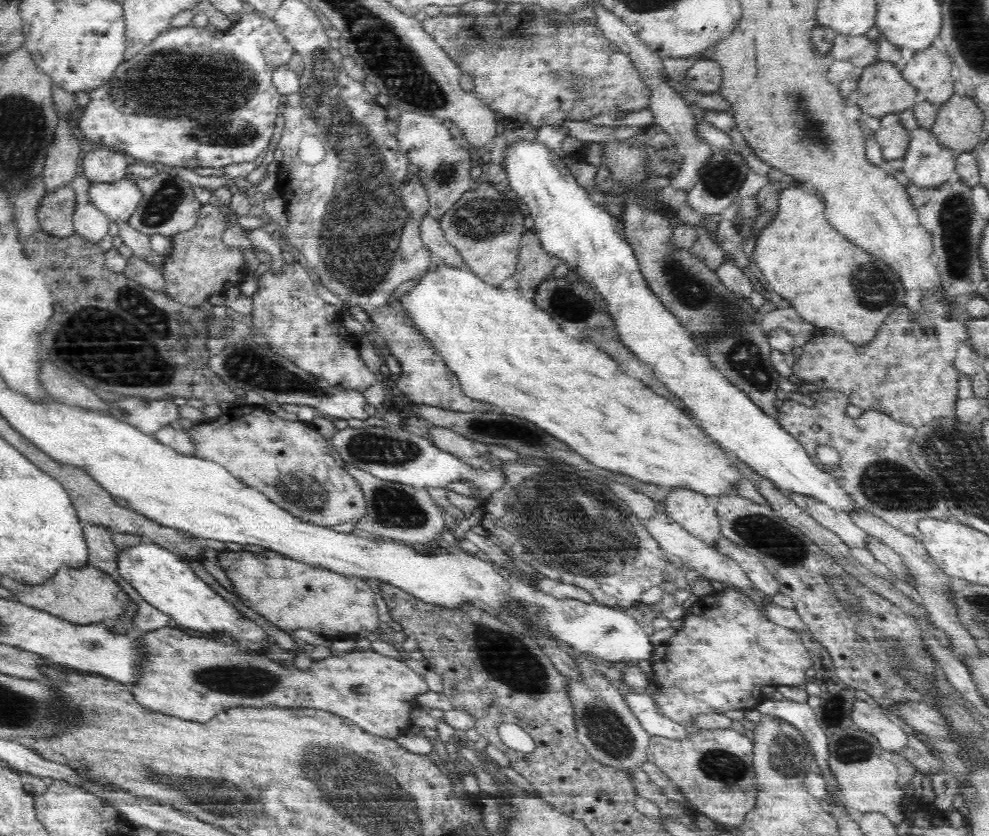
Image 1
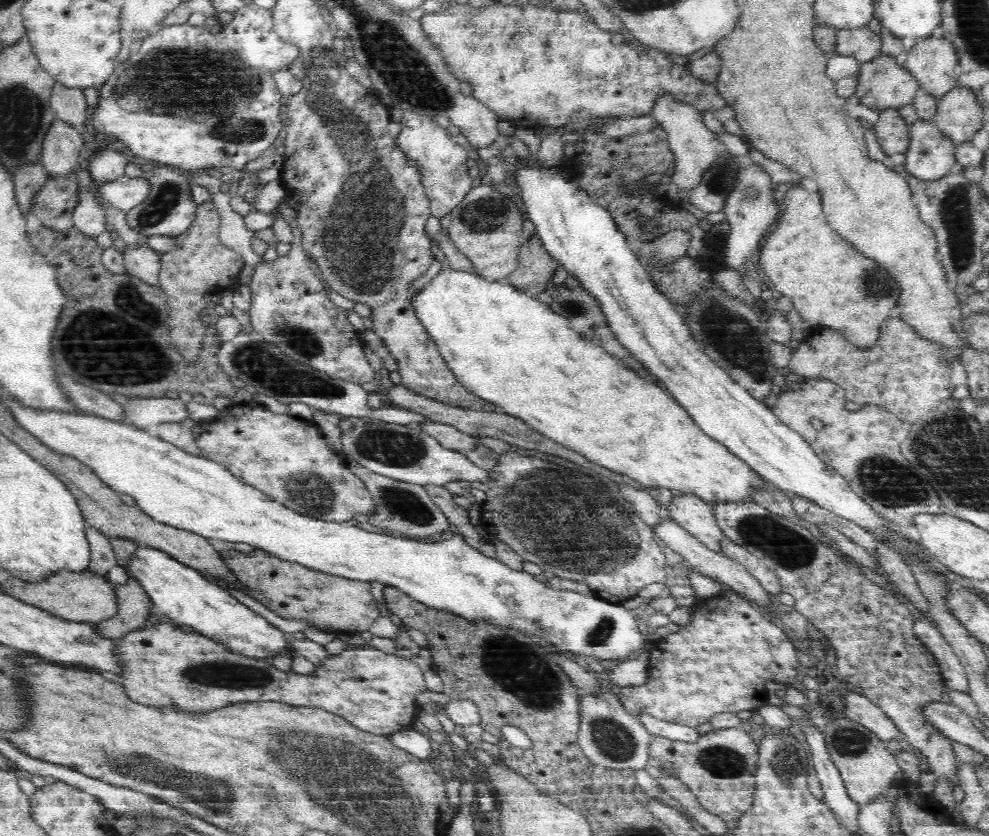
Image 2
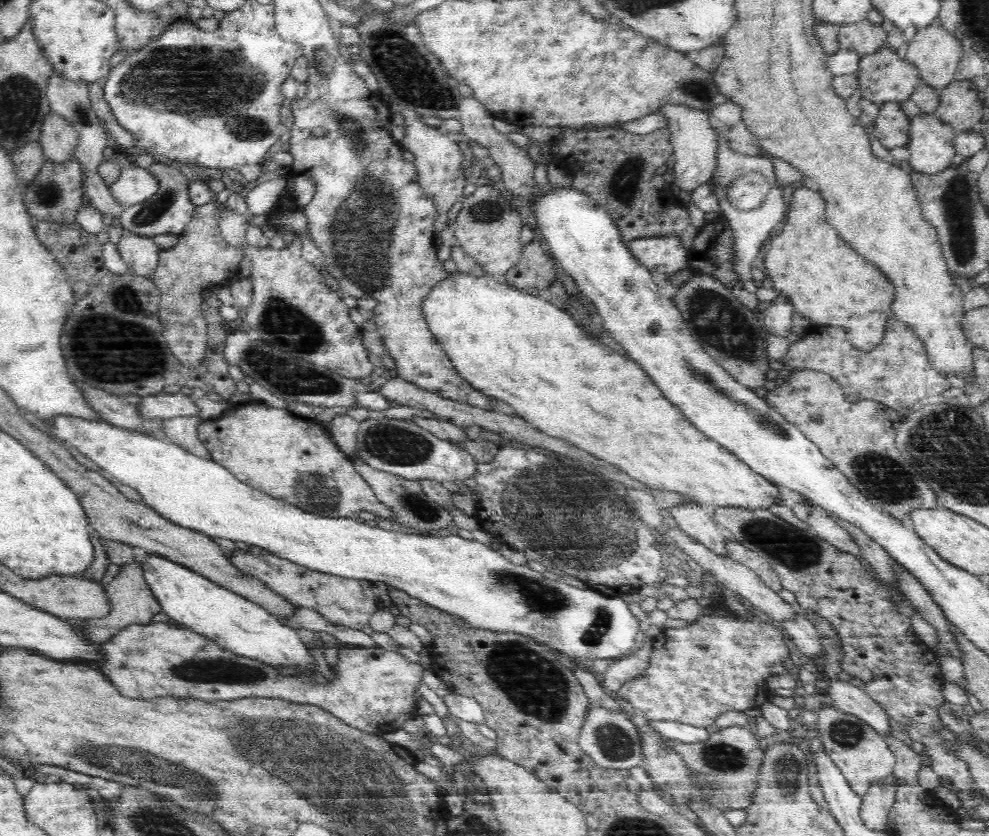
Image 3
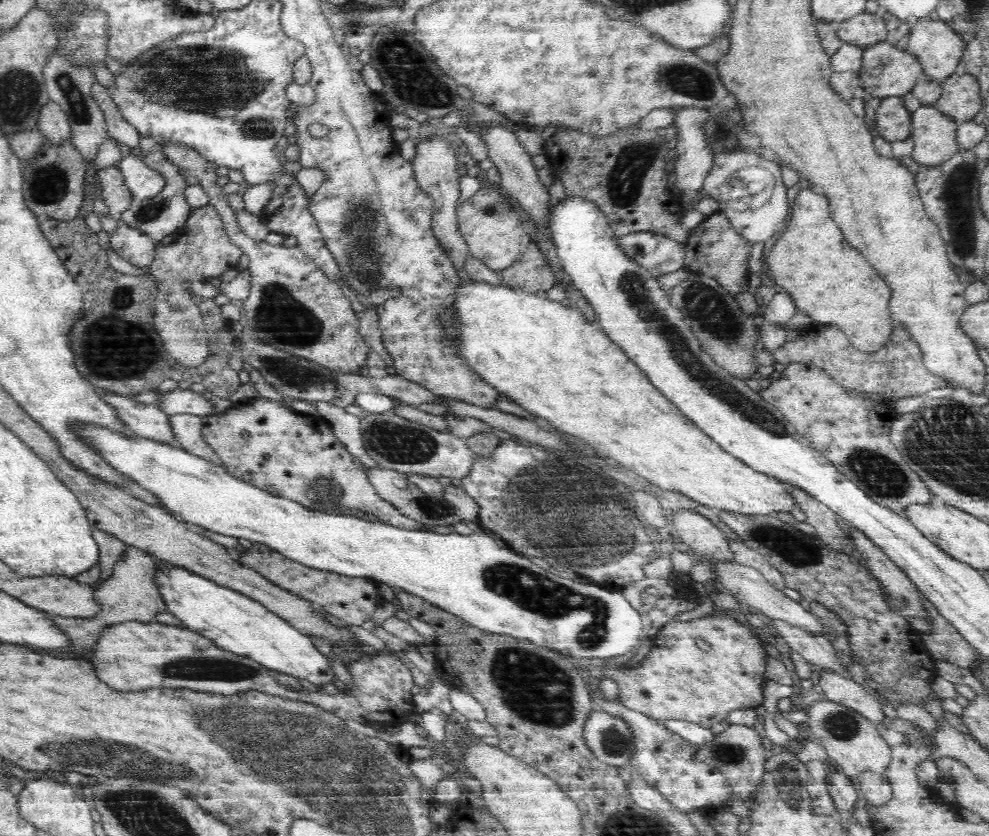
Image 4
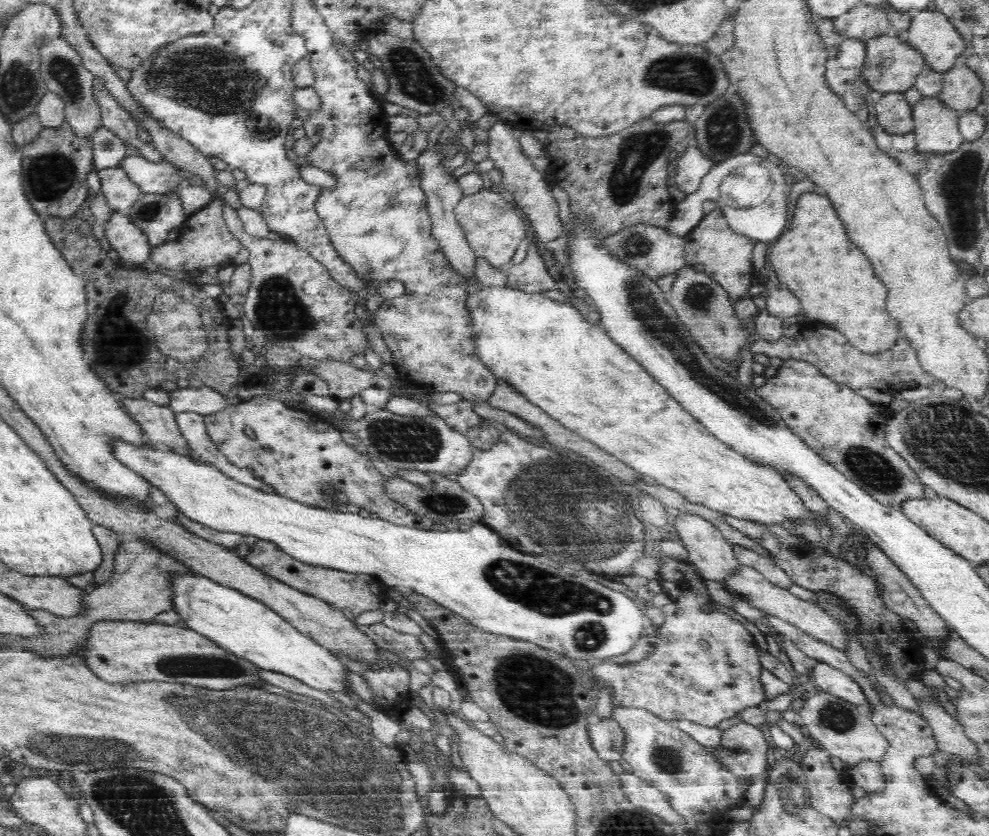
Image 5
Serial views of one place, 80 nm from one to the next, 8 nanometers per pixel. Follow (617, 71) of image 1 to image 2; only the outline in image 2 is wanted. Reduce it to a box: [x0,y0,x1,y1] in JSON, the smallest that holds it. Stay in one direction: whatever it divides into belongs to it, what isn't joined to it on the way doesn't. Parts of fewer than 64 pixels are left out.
[420,6,727,129]

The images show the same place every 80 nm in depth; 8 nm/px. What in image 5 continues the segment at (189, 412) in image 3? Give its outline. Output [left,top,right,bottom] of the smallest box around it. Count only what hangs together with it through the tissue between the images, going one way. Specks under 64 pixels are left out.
[167,386,228,415]

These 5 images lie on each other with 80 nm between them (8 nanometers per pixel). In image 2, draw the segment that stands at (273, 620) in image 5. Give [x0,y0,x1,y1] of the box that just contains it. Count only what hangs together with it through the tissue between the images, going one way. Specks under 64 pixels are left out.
[123,546,294,659]

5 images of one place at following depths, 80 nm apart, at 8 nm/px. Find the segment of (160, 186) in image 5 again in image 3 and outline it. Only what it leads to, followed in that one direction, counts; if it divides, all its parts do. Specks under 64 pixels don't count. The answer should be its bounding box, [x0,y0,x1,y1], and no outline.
[109,162,159,206]

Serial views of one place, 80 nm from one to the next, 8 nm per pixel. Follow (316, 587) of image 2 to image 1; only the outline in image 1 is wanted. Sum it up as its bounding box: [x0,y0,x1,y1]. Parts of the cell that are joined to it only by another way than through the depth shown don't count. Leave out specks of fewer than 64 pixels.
[217,549,381,640]

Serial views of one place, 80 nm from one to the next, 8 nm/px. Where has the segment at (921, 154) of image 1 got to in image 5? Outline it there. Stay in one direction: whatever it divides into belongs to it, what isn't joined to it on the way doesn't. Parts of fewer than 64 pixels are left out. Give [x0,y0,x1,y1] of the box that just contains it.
[913,96,964,154]

